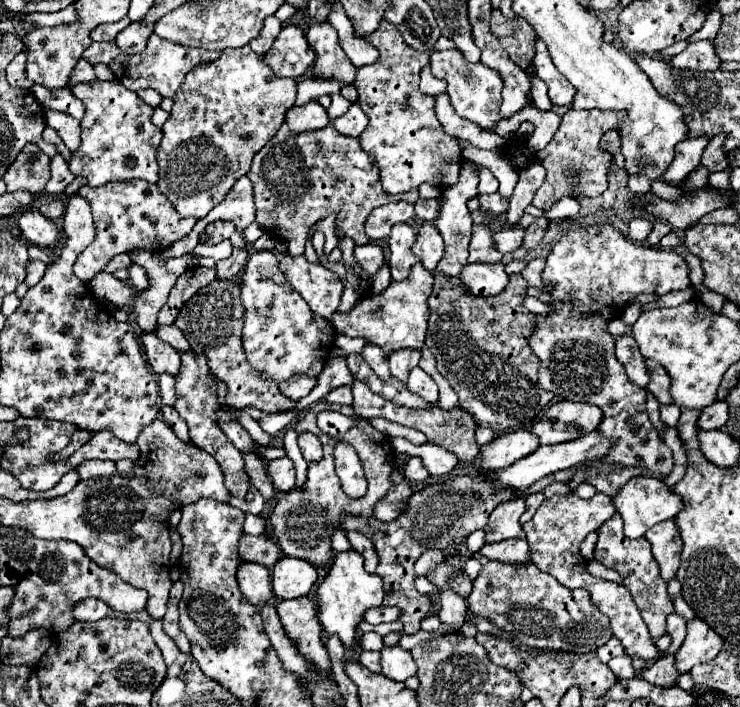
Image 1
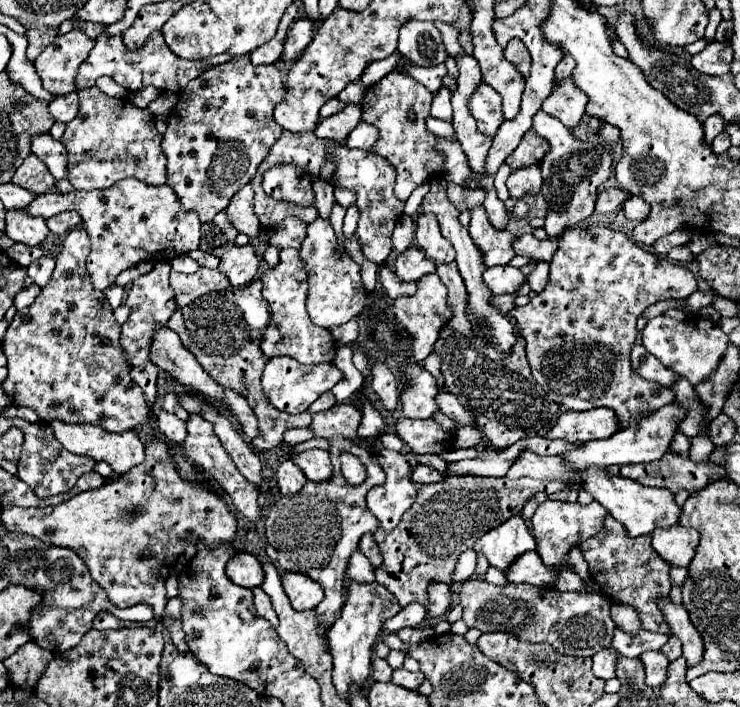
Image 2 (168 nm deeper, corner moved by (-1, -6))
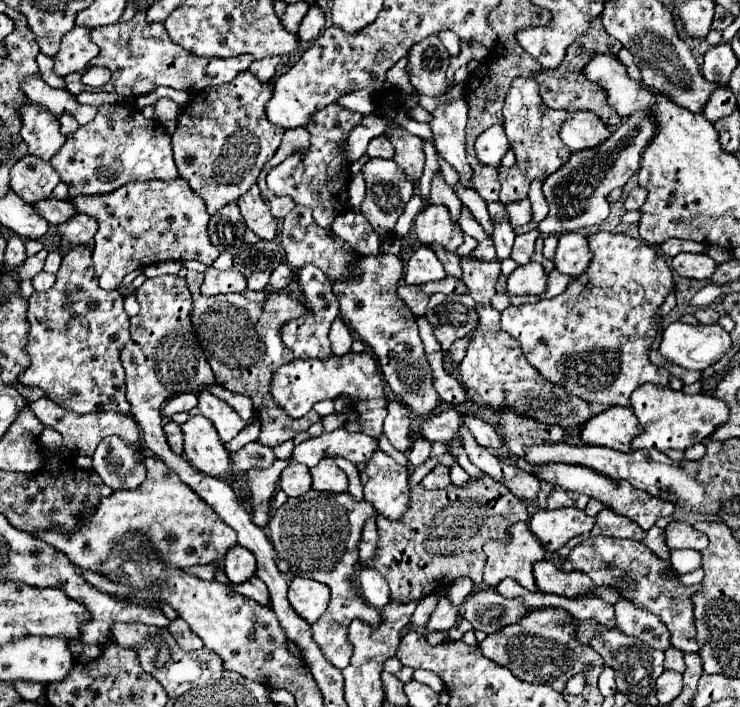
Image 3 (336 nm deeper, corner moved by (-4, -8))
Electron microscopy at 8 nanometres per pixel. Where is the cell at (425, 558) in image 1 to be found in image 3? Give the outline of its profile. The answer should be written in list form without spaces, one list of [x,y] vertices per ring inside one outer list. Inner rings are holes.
[[[442,592],[438,596],[438,604],[436,604],[436,608],[434,608],[426,628],[428,630],[442,630],[442,632],[446,632],[446,630],[450,630],[456,624],[456,620],[458,620],[458,610],[452,606],[448,594]]]

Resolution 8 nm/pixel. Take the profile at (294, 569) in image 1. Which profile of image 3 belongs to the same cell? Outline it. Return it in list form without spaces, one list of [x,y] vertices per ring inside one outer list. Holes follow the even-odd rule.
[[[294,576],[290,590],[288,590],[288,600],[290,600],[292,608],[296,610],[296,614],[312,624],[326,610],[328,600],[330,600],[330,590],[328,590],[328,586],[324,586],[316,580]]]

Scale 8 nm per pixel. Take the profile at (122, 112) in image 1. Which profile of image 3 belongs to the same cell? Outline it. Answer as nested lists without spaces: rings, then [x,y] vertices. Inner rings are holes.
[[[102,104],[98,108],[96,118],[90,124],[80,126],[74,134],[66,138],[66,144],[50,160],[50,164],[58,170],[62,182],[68,184],[70,198],[82,196],[82,194],[108,194],[134,180],[176,180],[178,178],[178,170],[172,160],[172,142],[164,126],[156,120],[144,118],[142,112],[136,110],[136,106],[132,104]]]

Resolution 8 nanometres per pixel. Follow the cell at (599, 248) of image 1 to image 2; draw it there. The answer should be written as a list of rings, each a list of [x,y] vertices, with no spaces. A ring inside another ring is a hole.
[[[571,228],[559,236],[559,250],[551,262],[547,288],[531,298],[527,306],[515,306],[509,316],[517,322],[519,334],[527,342],[525,350],[533,378],[561,410],[593,410],[607,406],[615,410],[621,426],[625,426],[633,414],[657,410],[675,400],[671,388],[649,382],[631,368],[631,348],[639,334],[637,318],[649,304],[669,298],[687,298],[695,290],[697,278],[693,272],[643,250],[629,240],[627,234],[609,228]]]

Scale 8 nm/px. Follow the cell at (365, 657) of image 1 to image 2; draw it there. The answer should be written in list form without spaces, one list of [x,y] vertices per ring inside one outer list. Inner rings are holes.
[[[381,658],[373,660],[373,668],[371,668],[373,680],[377,680],[377,682],[391,682],[391,674],[393,674],[393,670],[389,668],[387,660],[381,660]]]

